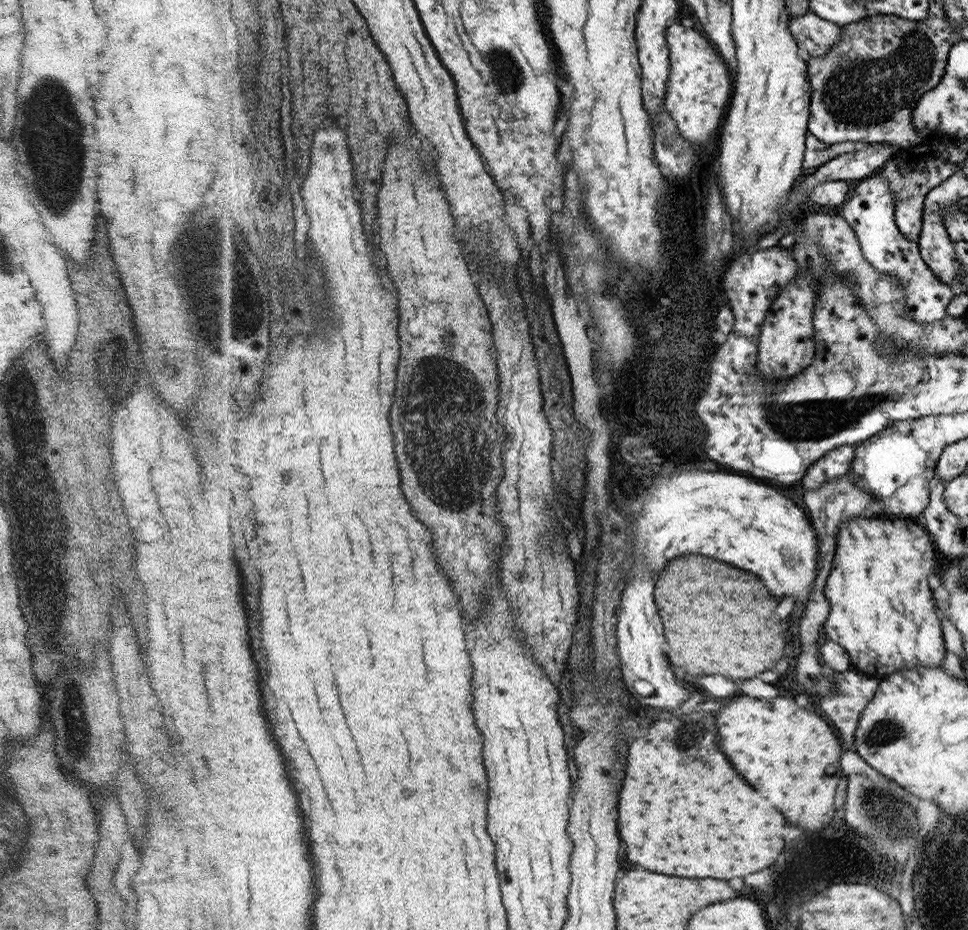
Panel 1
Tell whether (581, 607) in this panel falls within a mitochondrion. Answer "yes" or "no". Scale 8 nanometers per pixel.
no

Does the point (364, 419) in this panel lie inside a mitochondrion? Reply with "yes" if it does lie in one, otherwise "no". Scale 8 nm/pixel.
no

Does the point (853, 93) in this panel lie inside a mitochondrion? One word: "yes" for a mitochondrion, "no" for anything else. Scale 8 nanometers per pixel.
yes

